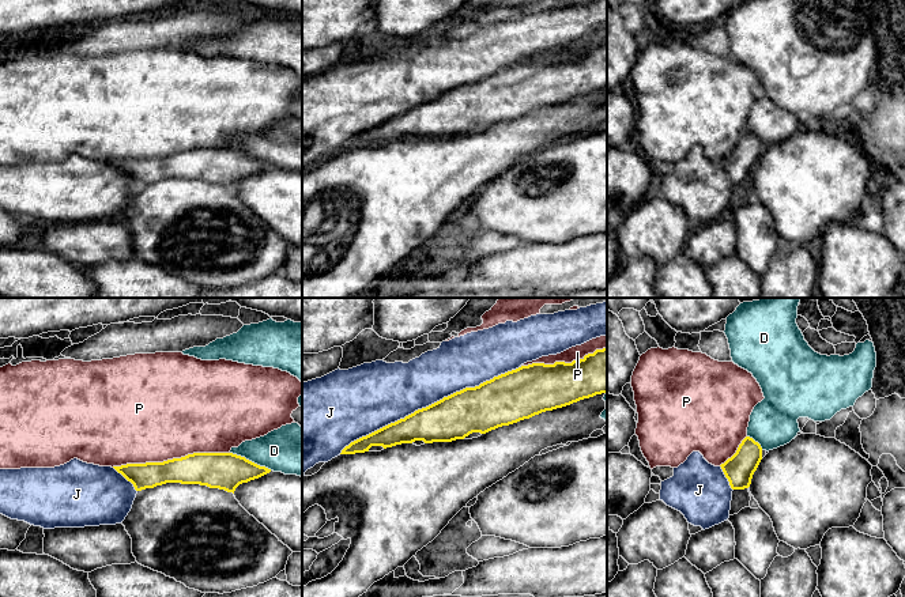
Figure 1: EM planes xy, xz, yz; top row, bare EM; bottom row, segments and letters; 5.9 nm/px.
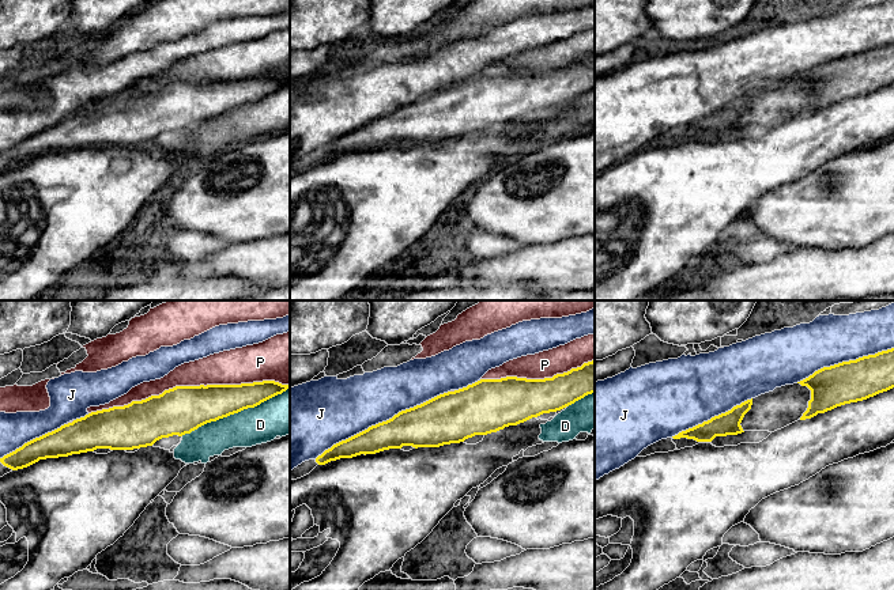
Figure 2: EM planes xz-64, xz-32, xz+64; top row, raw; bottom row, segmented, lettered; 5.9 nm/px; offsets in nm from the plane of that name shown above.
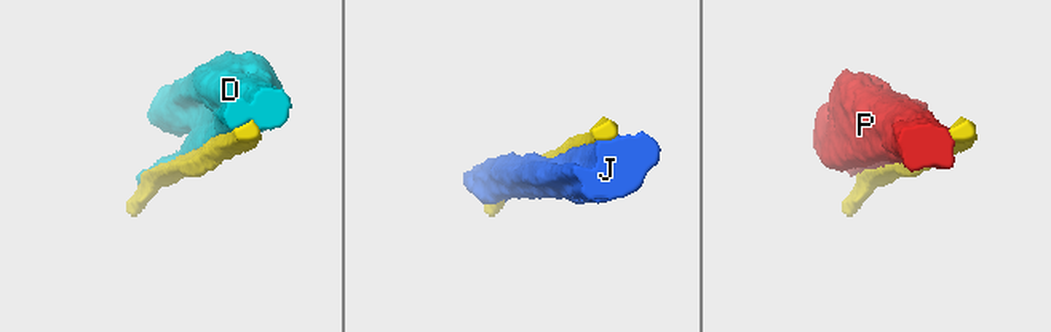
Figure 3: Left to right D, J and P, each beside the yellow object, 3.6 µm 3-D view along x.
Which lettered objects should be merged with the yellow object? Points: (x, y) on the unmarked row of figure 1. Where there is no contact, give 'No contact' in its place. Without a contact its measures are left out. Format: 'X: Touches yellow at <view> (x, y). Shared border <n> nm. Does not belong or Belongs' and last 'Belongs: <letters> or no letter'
D: Touches yellow at xy (251, 157). Shared border 260 nm. Does not belong
J: Touches yellow at xz (432, 99). Shared border 1200 nm. Belongs
P: Touches yellow at xy (170, 155). Shared border 700 nm. Does not belong
Belongs: J

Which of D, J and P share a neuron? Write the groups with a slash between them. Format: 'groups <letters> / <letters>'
groups D / J / P

